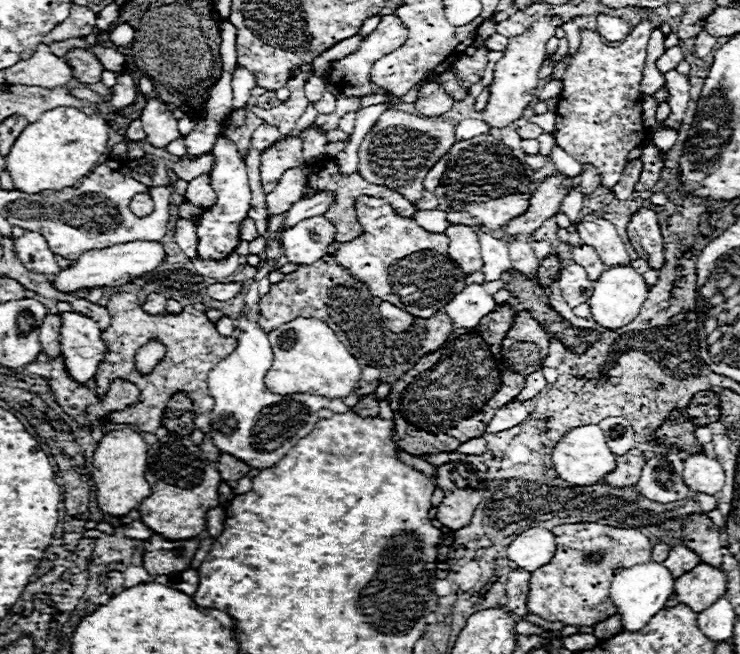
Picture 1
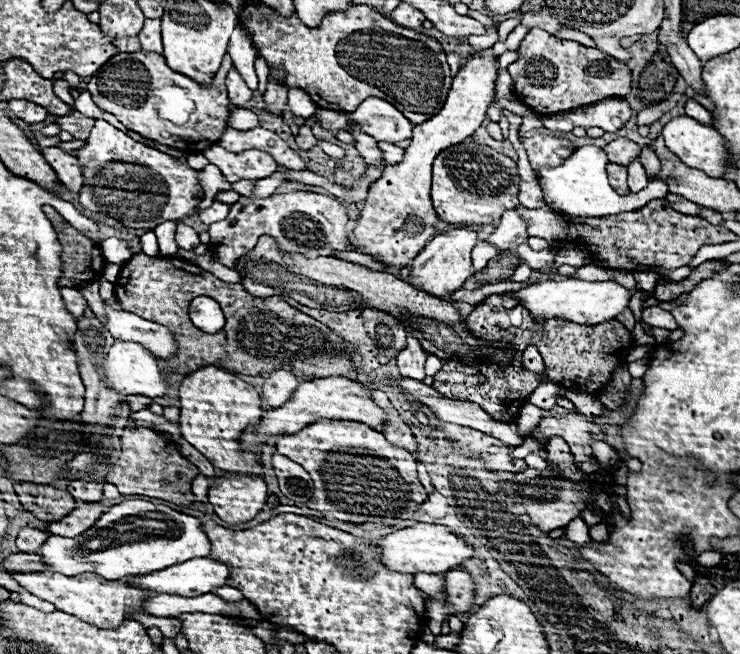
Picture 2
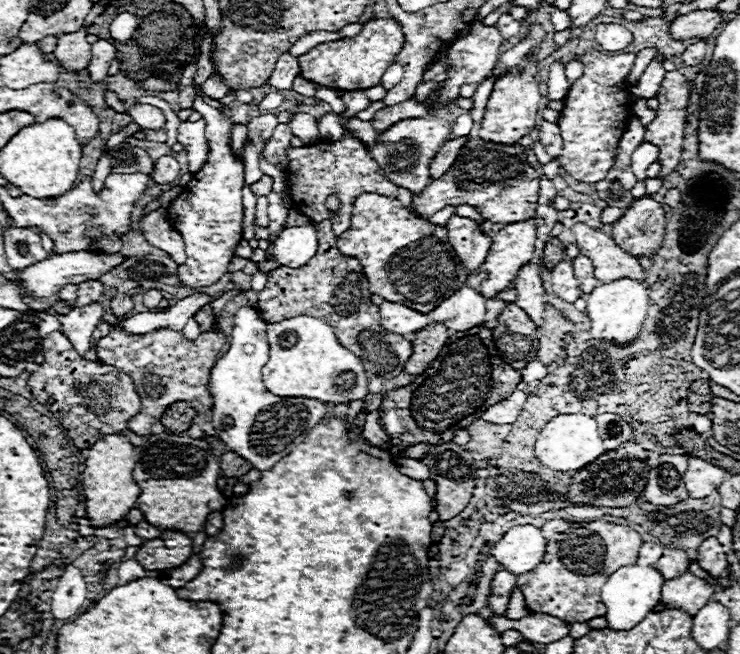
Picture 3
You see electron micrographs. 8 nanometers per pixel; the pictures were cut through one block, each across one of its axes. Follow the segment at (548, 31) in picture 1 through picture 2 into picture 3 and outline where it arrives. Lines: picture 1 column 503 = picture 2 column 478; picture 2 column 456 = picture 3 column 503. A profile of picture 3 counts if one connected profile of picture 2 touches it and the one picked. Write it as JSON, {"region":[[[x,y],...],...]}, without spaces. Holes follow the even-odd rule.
{"region":[[[528,58],[526,66],[520,66],[516,72],[506,72],[496,78],[492,94],[486,104],[484,122],[480,136],[486,142],[500,142],[500,144],[516,144],[522,136],[526,136],[538,124],[538,110],[540,110],[540,88],[538,88],[538,62]]]}

